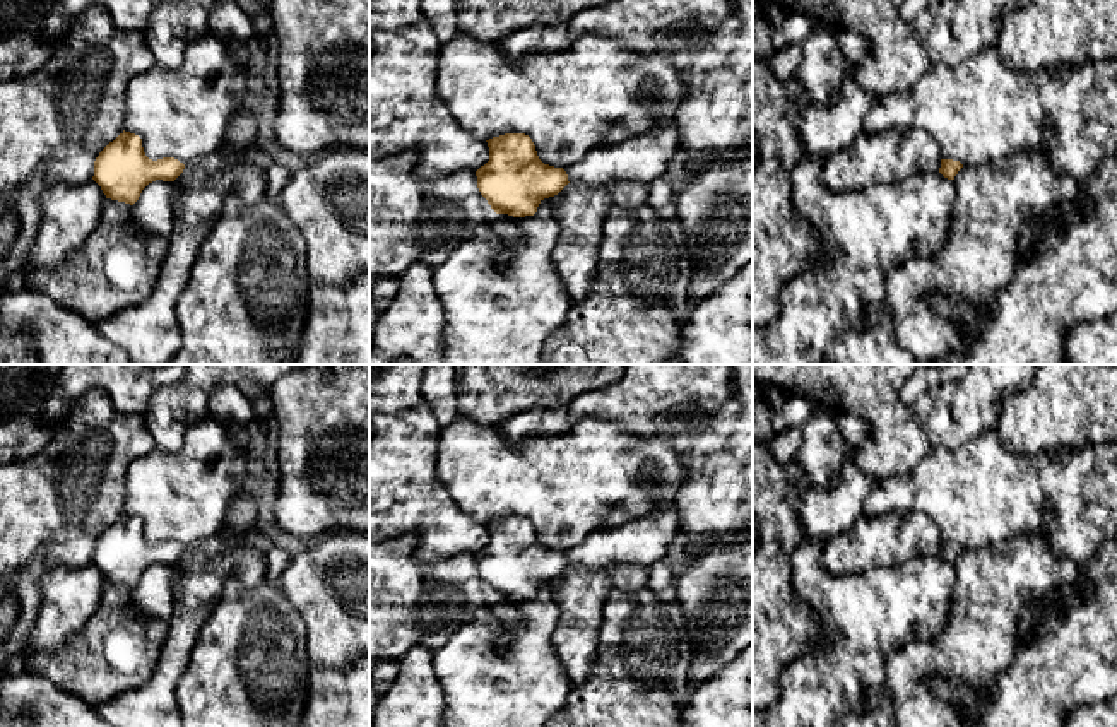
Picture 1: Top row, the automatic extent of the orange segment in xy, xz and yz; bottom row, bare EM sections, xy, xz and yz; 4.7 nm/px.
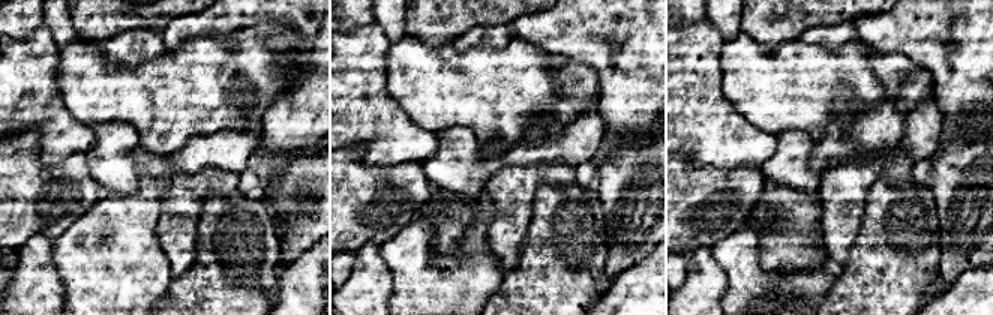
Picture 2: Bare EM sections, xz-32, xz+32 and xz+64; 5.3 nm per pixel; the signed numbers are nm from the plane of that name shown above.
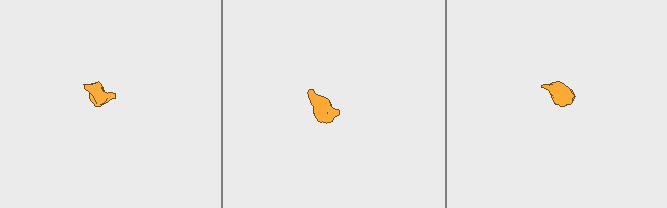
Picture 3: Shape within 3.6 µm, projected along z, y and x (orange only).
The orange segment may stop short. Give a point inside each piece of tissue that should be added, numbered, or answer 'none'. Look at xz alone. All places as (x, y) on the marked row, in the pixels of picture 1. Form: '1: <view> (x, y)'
1: xz (642, 159)

